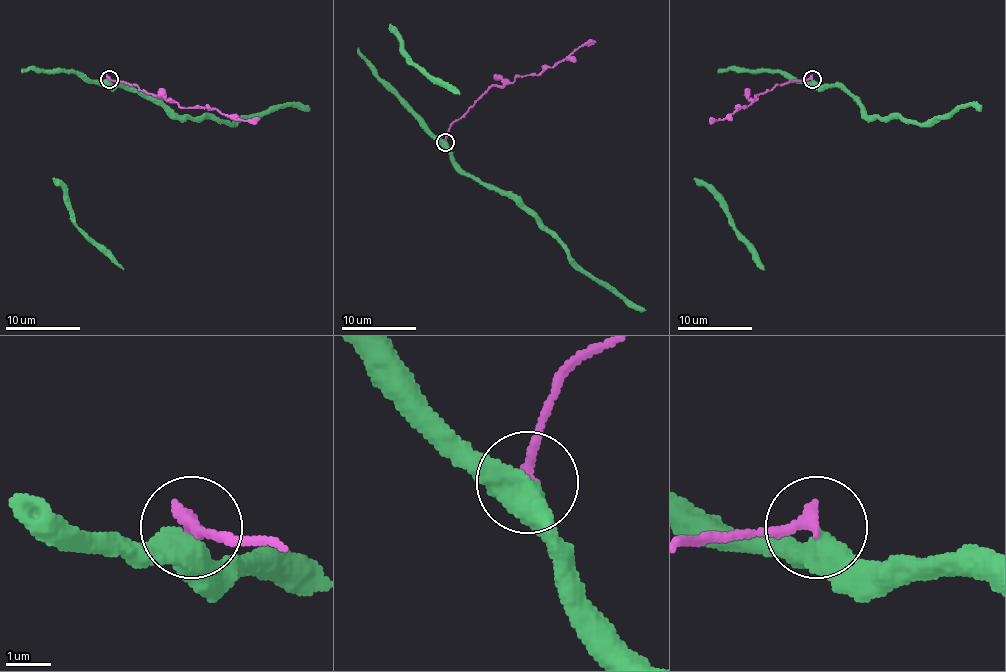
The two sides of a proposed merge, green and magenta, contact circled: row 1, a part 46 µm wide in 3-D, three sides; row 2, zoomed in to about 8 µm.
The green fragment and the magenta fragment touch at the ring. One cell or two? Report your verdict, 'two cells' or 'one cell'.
two cells

